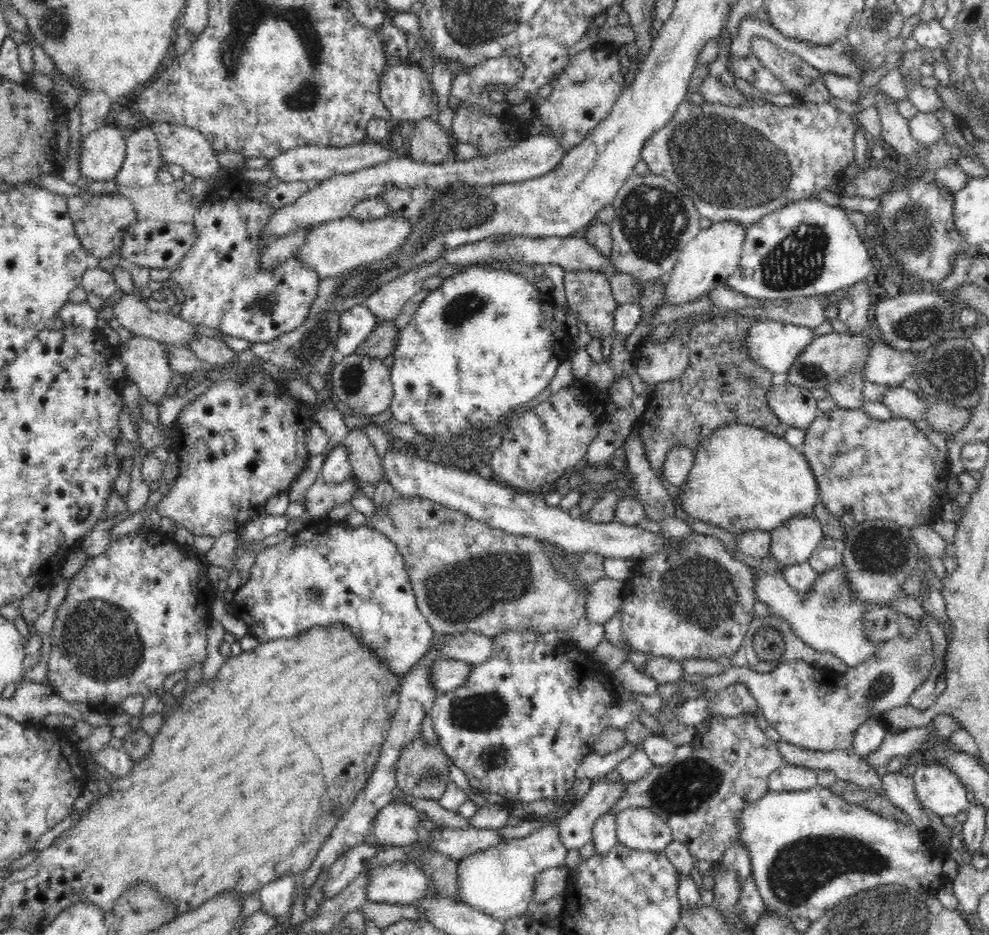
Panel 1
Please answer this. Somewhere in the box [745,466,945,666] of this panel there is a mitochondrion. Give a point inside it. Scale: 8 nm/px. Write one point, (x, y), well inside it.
(880, 550)

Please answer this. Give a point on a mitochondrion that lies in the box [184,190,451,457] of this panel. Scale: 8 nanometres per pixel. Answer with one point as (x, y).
(360, 281)

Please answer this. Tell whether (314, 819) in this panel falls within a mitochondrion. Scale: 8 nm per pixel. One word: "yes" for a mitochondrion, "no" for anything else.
yes

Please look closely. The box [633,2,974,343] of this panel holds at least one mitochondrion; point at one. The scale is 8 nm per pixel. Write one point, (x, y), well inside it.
(727, 162)

